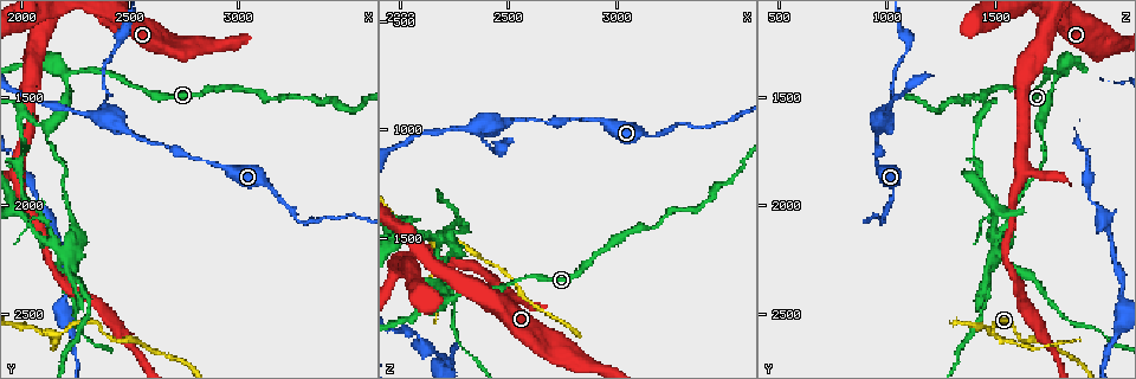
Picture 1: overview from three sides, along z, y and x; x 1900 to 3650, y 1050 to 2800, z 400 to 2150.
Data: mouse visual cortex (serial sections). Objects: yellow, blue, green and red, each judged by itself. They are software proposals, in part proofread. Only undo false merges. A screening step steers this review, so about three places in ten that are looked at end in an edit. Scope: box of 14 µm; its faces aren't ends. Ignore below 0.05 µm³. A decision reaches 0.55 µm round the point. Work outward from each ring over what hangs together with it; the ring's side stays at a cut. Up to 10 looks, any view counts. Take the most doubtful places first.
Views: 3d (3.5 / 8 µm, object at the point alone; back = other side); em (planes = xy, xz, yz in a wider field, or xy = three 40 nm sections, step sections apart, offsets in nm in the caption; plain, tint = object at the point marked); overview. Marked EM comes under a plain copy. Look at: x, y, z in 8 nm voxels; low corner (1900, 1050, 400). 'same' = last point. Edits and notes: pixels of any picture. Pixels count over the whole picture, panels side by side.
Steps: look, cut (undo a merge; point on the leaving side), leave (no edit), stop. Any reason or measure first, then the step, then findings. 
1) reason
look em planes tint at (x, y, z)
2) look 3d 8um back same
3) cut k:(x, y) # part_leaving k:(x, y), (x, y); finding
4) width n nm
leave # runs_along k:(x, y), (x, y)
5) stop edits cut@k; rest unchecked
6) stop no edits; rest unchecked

look 3d 3.5um back at (2370, 1590, 980)

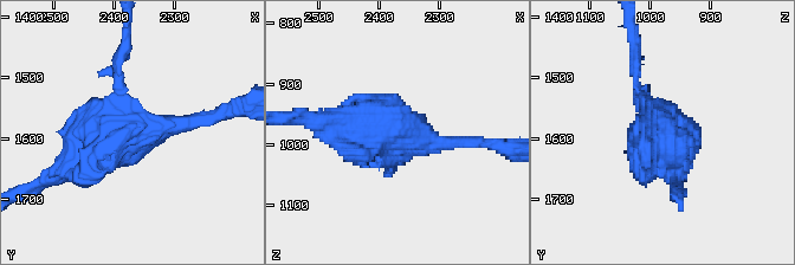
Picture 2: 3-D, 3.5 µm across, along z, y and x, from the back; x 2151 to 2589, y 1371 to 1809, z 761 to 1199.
need the tissue
look em xy step 3 tint at (2365, 1590, 985)

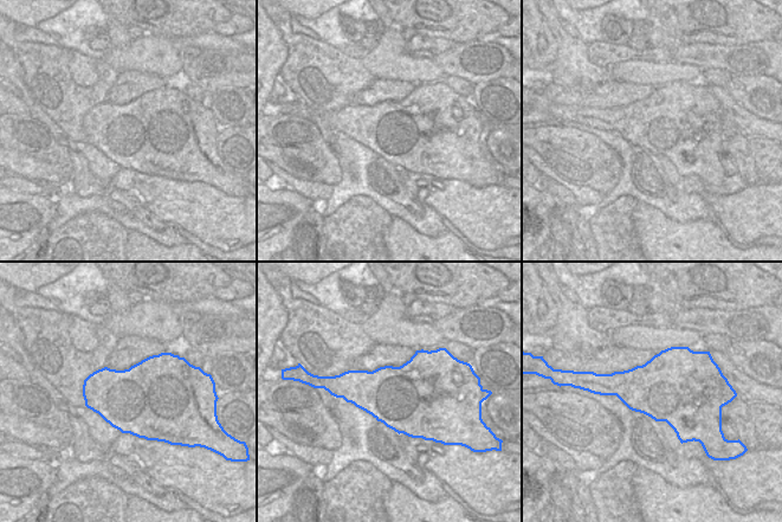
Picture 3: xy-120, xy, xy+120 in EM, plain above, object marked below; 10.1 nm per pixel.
another direction
look em xy step 1 tint same

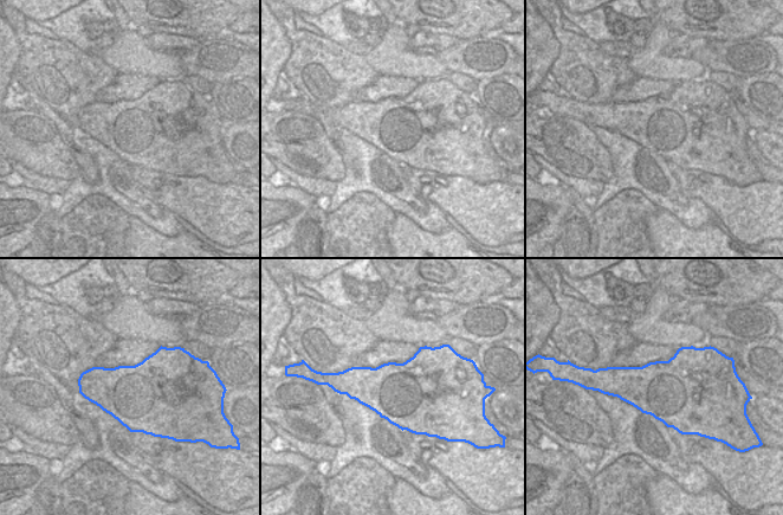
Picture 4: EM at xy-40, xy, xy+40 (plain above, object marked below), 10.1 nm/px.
leave # runs_along 2:(44, 181), (110, 137), (186, 123); all the same cell

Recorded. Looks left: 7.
narrows sharply
look 3d 3.5um at (3180, 1950, 1020)

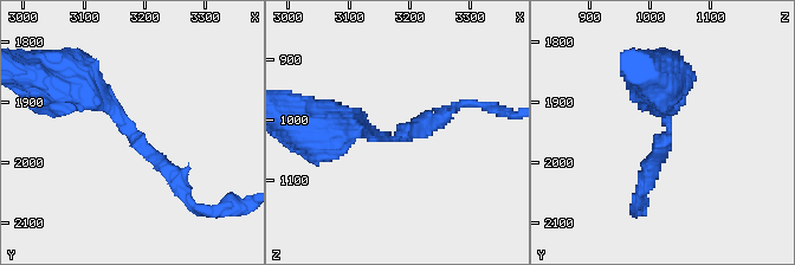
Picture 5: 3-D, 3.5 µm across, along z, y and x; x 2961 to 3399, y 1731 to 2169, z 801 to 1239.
arm_widths 200, 400 nm; shape alone is not enough
look em xy step 1 tint at (3170, 1945, 1030)

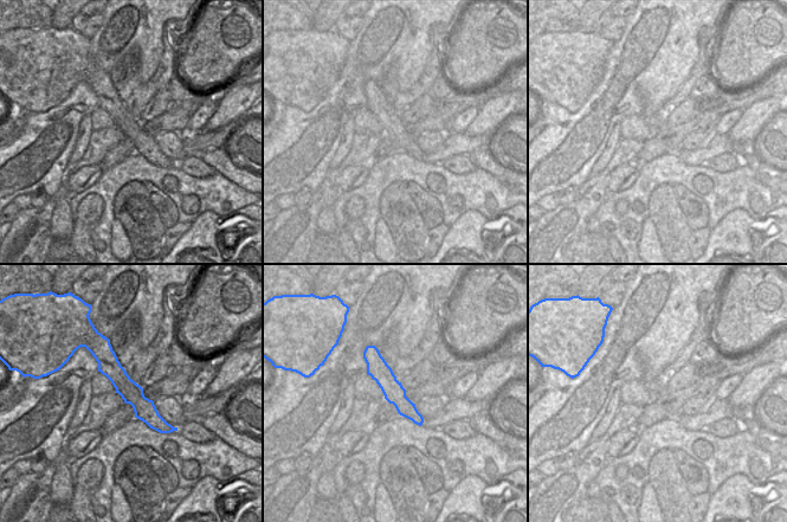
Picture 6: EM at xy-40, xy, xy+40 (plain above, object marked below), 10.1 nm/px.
leave # runs_along 5:(49, 83), (108, 104), (180, 188); all the same cell

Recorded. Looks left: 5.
sharp bend
look 3d 3.5um at (2230, 1380, 1780)

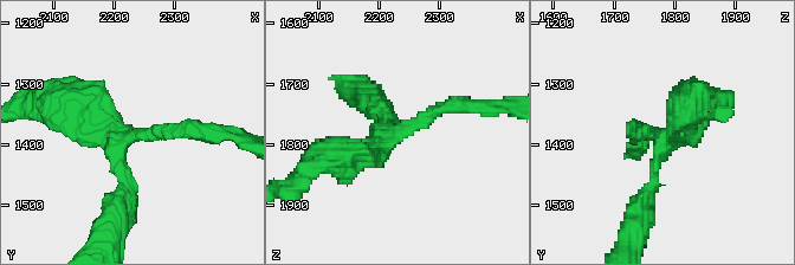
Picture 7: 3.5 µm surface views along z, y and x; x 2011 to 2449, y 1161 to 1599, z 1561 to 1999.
arms 3; arm_widths 150, 200, 400 nm; now the EM
look em xy step 3 tint at (2225, 1390, 1780)

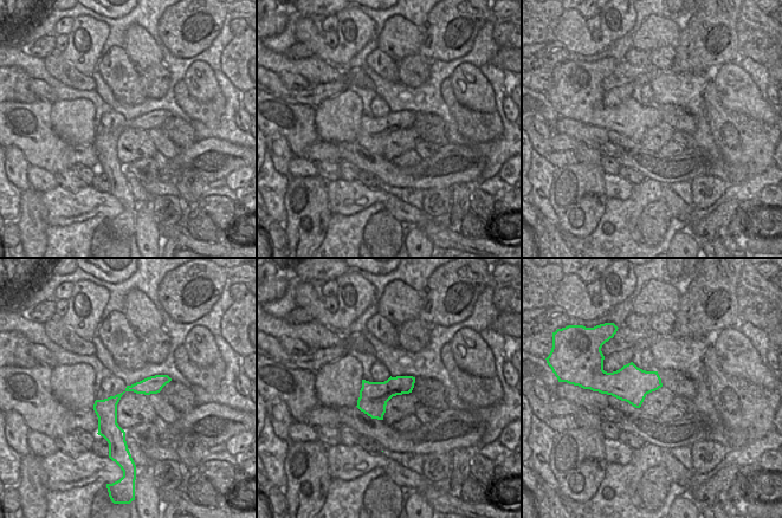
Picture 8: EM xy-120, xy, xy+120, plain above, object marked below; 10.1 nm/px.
leave # runs_along 7:(202, 130), (134, 134), (120, 148), (116, 206); all the same cell

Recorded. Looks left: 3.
arms part here
look 3d 3.5um at (2160, 2590, 1500)

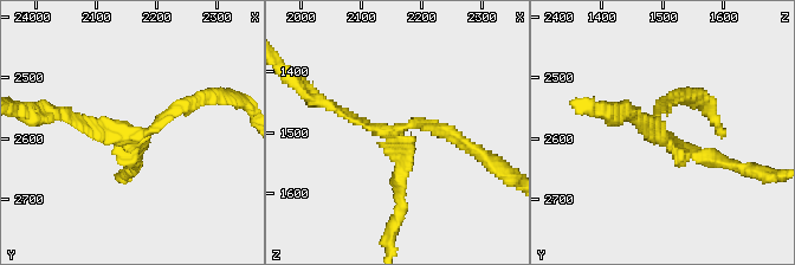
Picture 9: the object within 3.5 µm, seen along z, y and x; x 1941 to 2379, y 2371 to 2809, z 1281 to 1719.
arms 3; arm_widths 150, 200, 200 nm
look em xy step 3 tint at (2160, 2595, 1500)

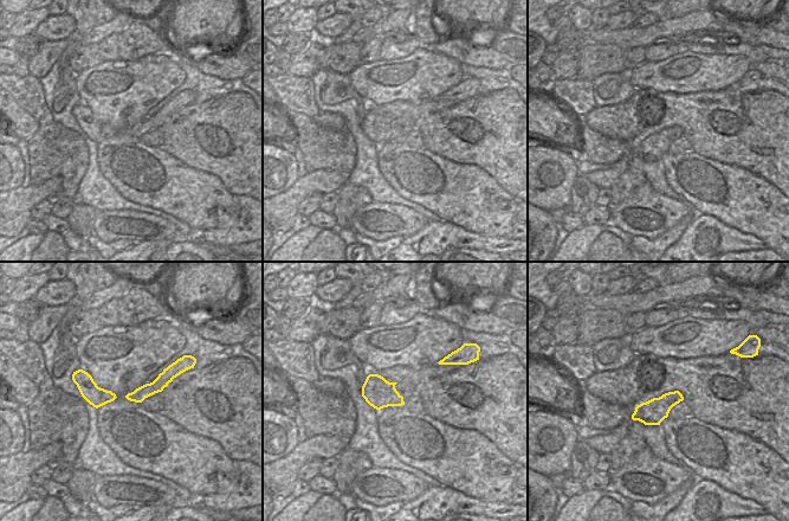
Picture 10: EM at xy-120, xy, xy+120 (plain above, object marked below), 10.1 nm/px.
cut 9:(708, 157) # part_leaving 9:(670, 142), (679, 153), (767, 175); two cells meet here

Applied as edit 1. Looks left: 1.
stop edits cut@9; rest unchecked

